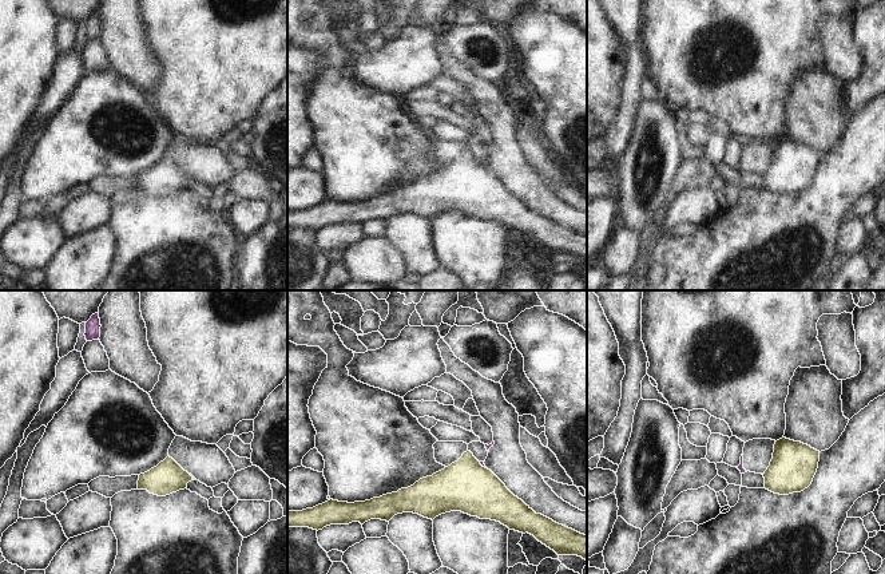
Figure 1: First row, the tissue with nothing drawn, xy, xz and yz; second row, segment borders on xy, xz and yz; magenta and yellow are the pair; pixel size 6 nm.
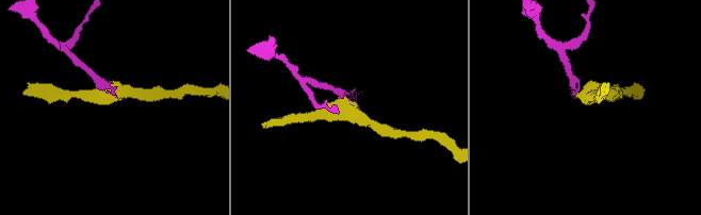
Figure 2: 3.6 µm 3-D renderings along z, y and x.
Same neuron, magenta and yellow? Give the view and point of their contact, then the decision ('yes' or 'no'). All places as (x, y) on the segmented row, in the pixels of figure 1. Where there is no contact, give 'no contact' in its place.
xz (483, 466) | no

